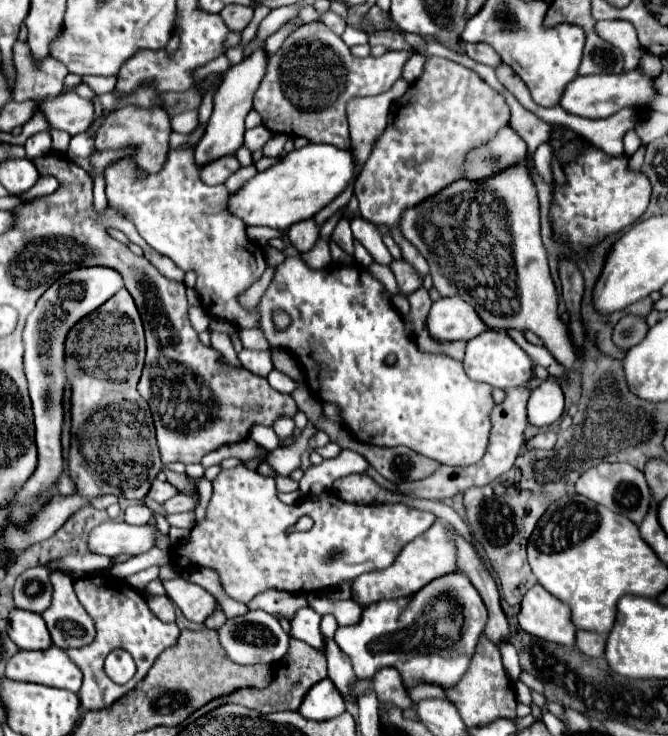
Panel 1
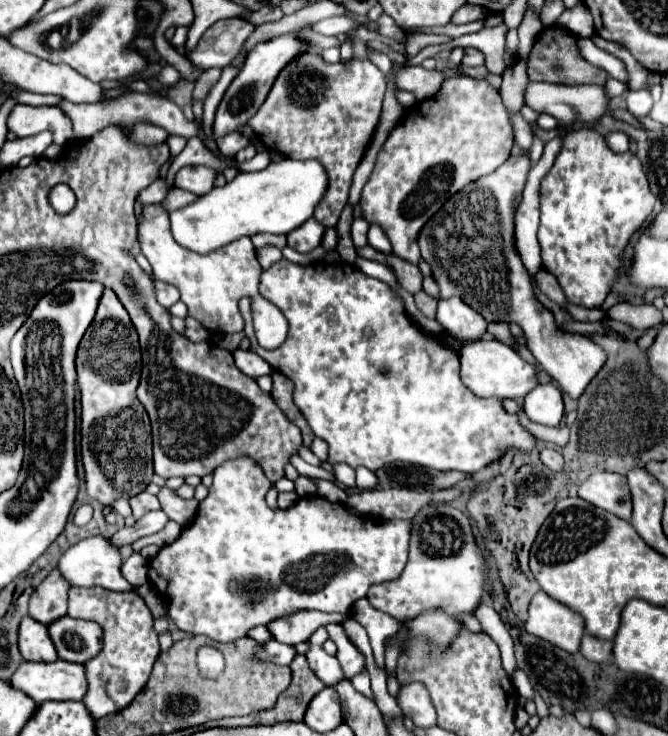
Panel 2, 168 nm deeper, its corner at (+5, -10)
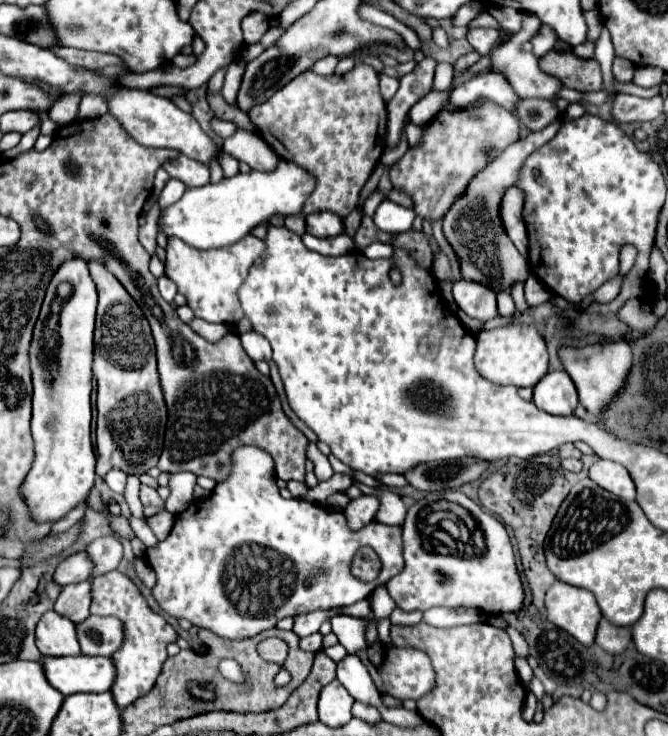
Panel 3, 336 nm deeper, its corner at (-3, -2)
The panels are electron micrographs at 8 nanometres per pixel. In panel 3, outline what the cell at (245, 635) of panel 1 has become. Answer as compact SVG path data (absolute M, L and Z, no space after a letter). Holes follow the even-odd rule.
M311 634L307 638L301 638L301 646L303 650L309 650L309 652L319 652L321 650L321 644L323 644L323 634Z

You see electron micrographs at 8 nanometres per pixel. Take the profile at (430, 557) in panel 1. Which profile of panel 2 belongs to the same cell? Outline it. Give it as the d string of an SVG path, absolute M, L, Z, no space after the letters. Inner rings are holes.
M445 504L445 506L427 506L427 510L419 512L419 516L413 518L413 534L409 541L407 566L403 574L395 580L371 586L371 590L367 592L367 600L375 610L385 612L399 622L405 622L429 608L447 608L449 614L469 614L479 606L481 598L489 592L491 592L491 586L487 584L487 570L485 570L483 554L477 548L469 520L459 510ZM437 514L457 520L463 537L461 547L446 557L438 554L431 556L421 550L423 522L429 522L429 518Z

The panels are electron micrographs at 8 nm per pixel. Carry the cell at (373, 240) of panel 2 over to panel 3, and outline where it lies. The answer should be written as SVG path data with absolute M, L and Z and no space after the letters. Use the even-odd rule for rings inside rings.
M385 200L375 216L373 216L375 224L383 230L383 232L391 232L391 234L401 234L405 230L411 228L413 220L415 220L415 210L411 208L405 208L405 206L399 206L391 200Z

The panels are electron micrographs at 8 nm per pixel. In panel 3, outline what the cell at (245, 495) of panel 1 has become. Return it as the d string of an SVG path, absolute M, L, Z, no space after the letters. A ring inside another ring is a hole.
M255 446L237 448L233 454L231 476L217 484L209 498L193 500L191 506L177 514L171 534L145 550L147 562L157 576L151 594L159 608L173 616L185 618L197 628L207 628L221 638L245 640L273 628L285 616L297 616L313 610L331 610L349 606L389 582L405 566L401 526L371 522L359 532L347 526L341 512L315 506L305 500L283 500L275 484L271 456ZM361 546L371 546L381 558L381 572L373 582L361 582L351 574L351 560Z

